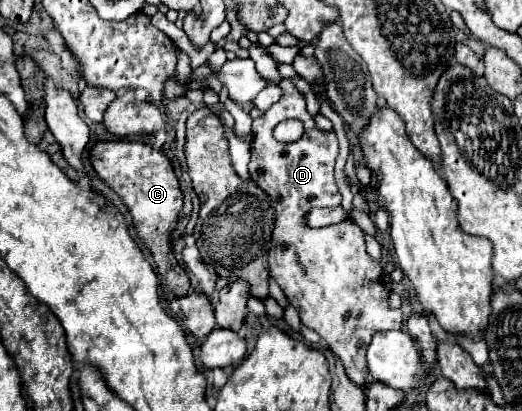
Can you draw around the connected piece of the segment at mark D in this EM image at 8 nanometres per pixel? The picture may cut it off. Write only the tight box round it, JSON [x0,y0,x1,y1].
[248,79,402,389]

